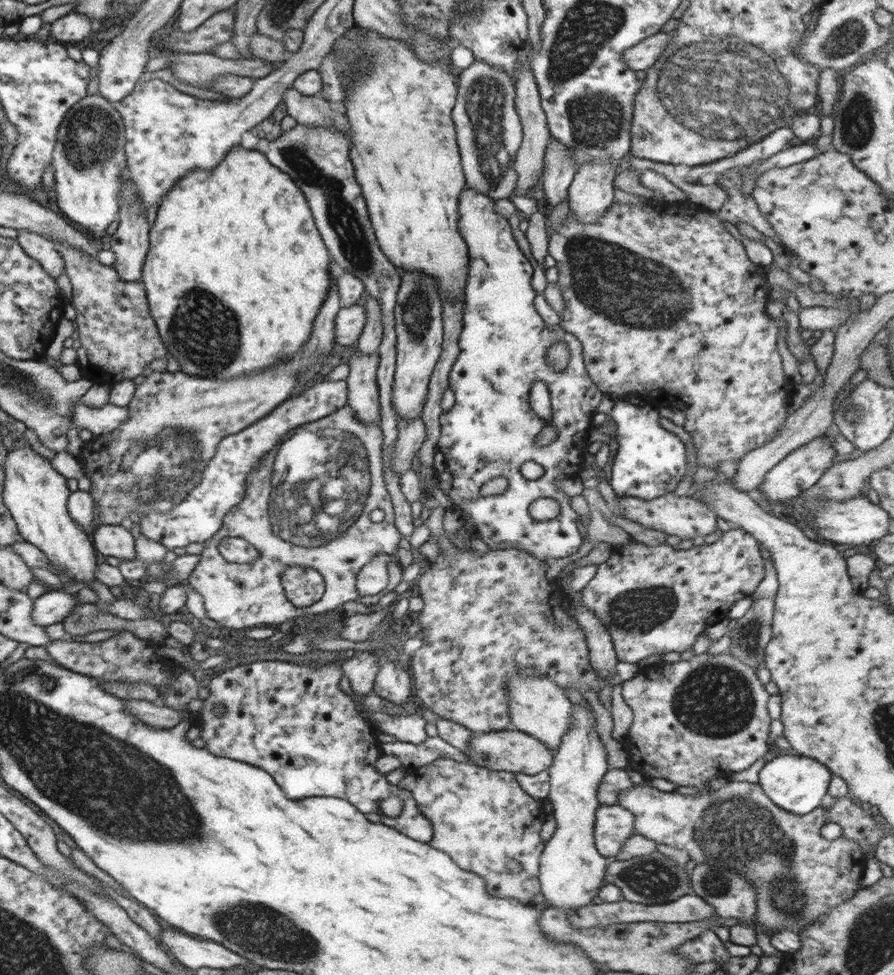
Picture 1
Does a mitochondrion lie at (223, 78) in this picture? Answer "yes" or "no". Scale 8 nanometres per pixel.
no

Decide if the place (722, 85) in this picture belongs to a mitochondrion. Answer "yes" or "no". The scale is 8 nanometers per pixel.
yes

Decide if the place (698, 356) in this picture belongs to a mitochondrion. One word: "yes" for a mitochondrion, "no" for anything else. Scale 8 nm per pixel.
no

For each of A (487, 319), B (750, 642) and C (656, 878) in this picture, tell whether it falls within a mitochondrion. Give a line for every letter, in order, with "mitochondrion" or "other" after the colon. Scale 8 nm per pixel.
A: other
B: mitochondrion
C: mitochondrion

